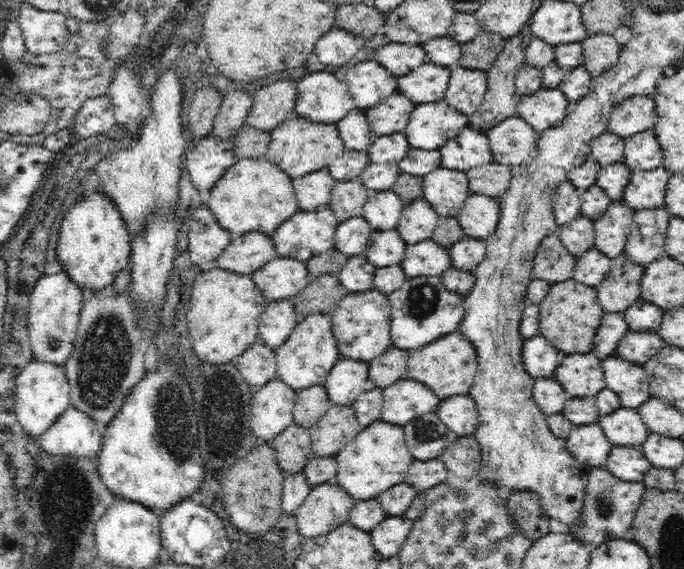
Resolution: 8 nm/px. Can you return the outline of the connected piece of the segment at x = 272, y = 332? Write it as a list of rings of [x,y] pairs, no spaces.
[[[288,299],[271,302],[258,317],[259,342],[275,351],[290,338],[296,325],[294,309]]]

